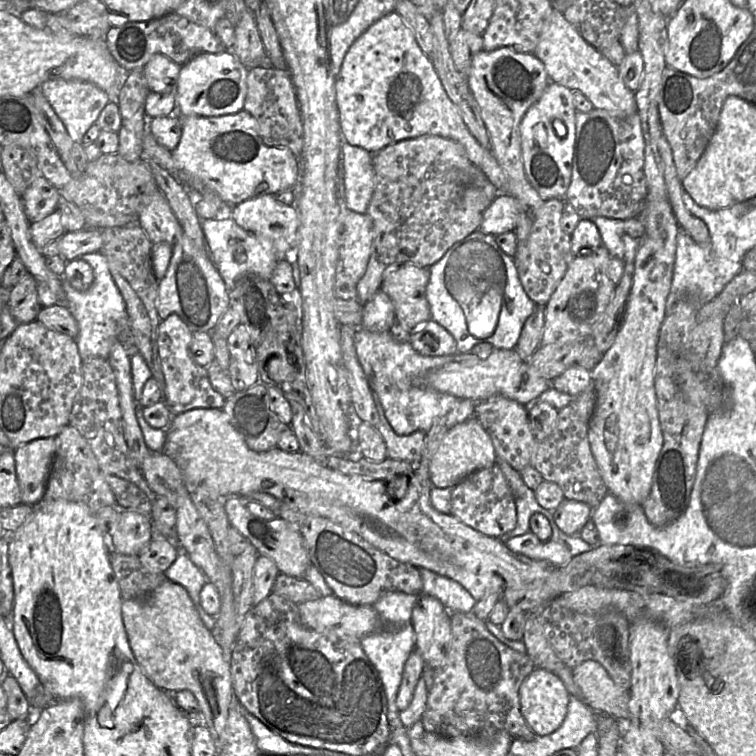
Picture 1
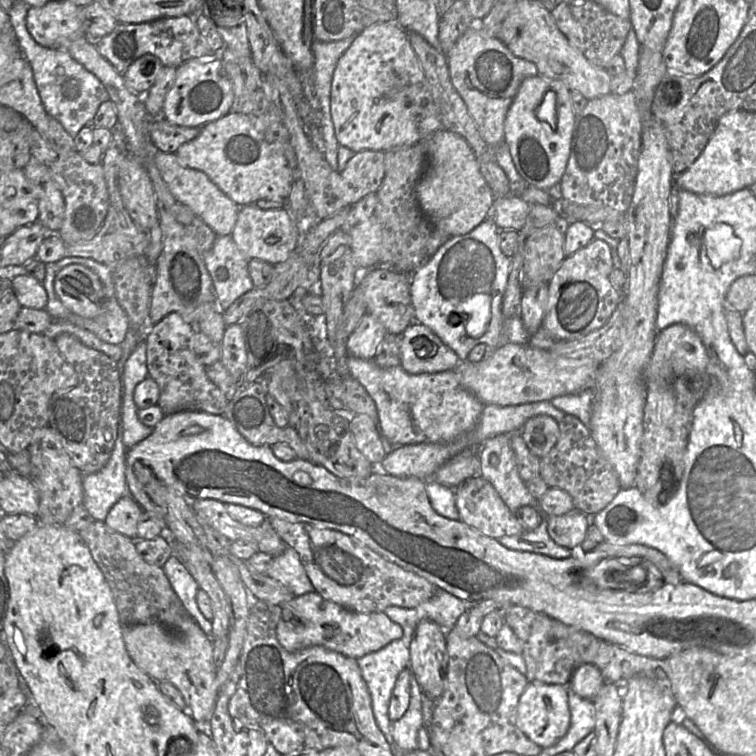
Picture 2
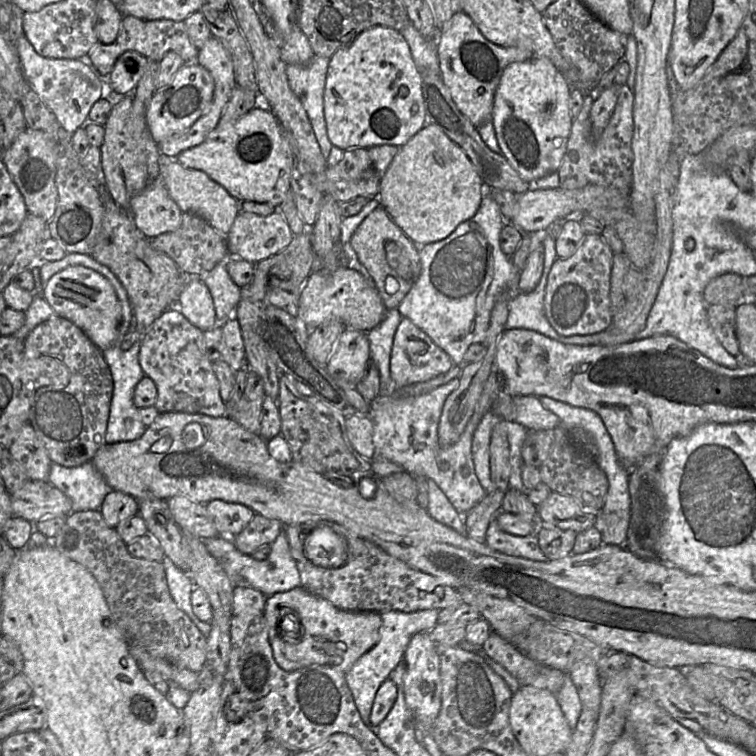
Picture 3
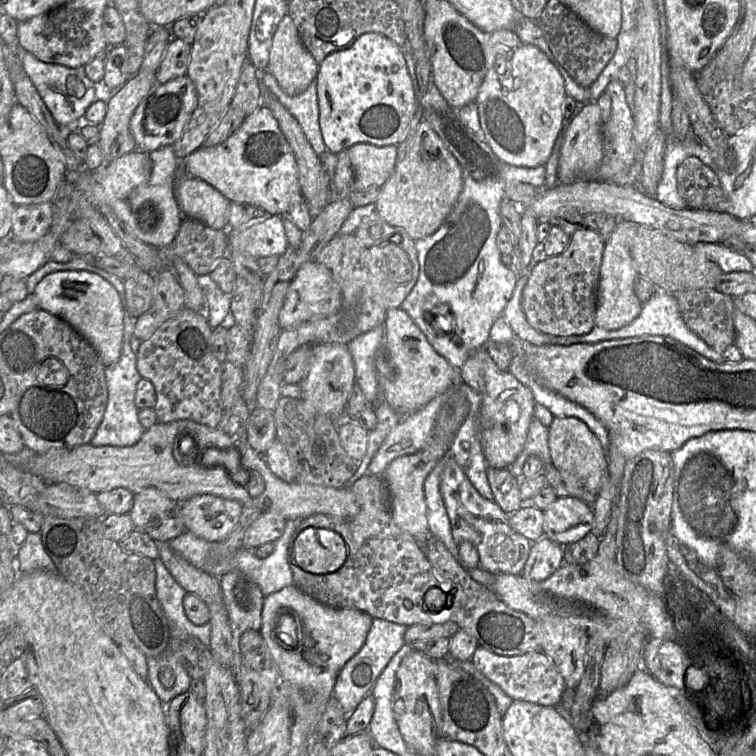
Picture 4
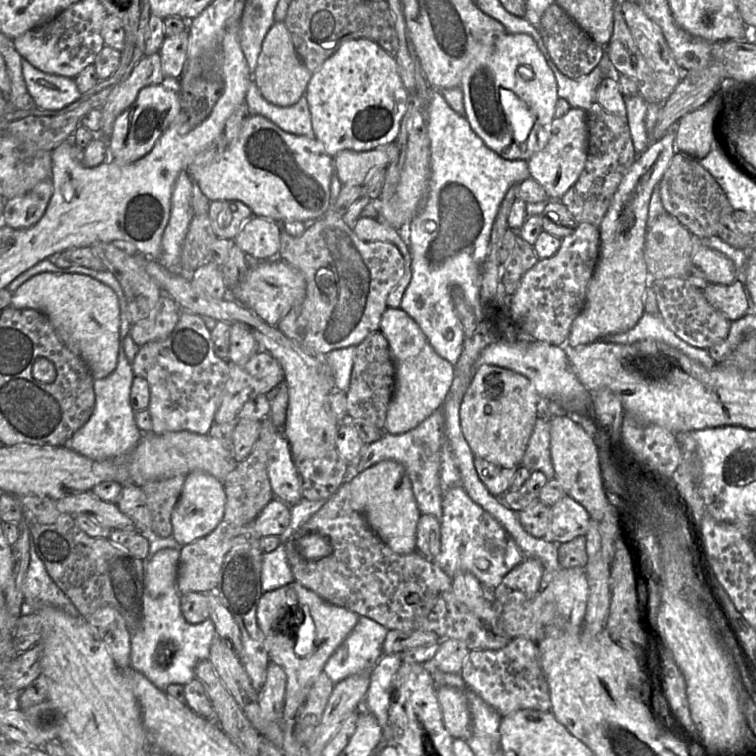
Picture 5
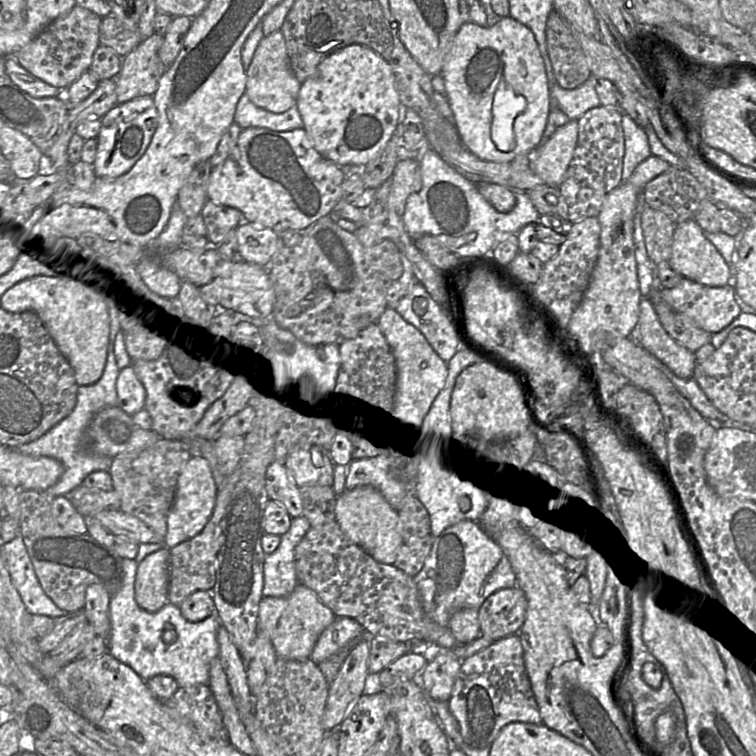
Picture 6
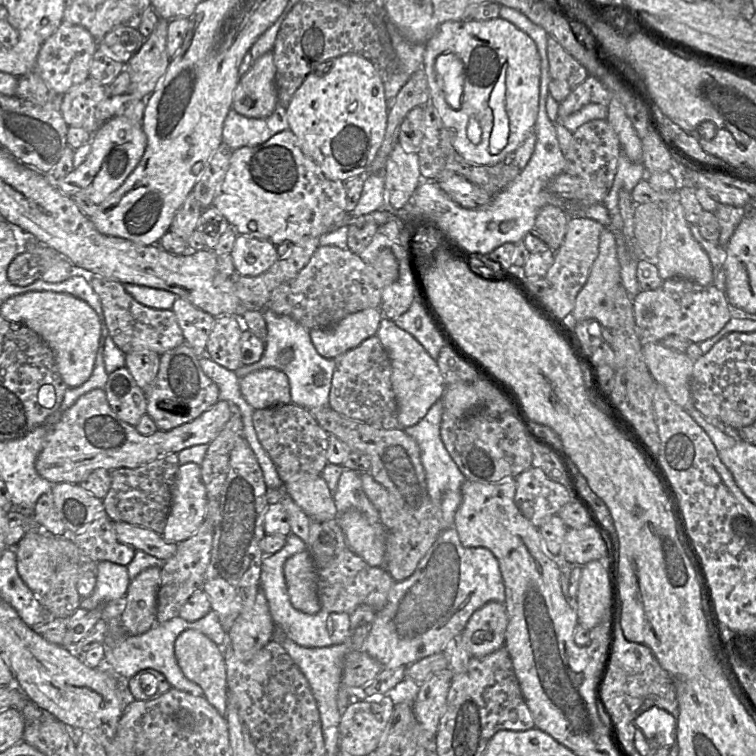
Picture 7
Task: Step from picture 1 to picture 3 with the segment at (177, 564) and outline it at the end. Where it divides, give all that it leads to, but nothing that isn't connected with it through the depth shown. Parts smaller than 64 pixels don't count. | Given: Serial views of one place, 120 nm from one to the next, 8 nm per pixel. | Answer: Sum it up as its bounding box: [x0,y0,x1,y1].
[161,556,212,638]

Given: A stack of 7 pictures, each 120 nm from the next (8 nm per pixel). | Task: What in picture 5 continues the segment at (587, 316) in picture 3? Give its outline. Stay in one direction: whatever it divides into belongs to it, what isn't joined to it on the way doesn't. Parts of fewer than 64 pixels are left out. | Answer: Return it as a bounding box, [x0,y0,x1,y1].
[509,222,599,346]

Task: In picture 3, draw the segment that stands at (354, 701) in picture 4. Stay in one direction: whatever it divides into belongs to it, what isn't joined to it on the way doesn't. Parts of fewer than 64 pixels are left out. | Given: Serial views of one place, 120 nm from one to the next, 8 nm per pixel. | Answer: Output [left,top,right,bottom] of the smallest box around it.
[346,609,439,725]

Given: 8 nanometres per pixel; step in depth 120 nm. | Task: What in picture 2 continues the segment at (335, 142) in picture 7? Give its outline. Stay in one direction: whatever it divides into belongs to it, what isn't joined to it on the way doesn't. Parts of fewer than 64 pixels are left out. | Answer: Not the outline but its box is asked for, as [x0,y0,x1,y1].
[330,22,443,153]

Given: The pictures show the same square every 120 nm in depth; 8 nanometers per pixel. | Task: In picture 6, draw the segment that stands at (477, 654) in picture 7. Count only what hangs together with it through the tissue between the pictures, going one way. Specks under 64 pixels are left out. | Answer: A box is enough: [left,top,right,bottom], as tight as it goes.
[479,586,527,641]

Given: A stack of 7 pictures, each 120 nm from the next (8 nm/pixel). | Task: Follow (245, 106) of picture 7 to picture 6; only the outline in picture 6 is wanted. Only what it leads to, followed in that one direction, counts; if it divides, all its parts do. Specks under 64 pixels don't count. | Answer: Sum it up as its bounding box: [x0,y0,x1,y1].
[245,30,301,113]

